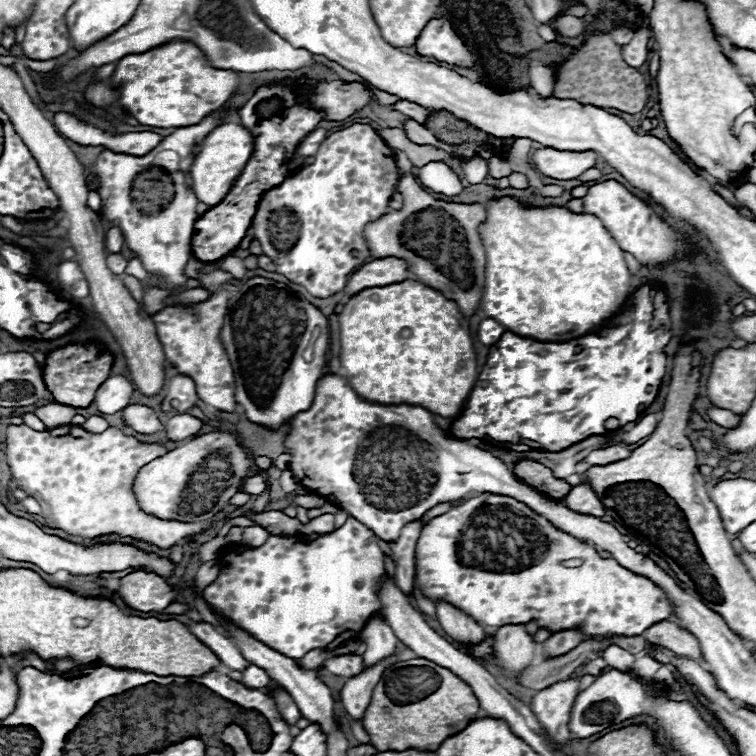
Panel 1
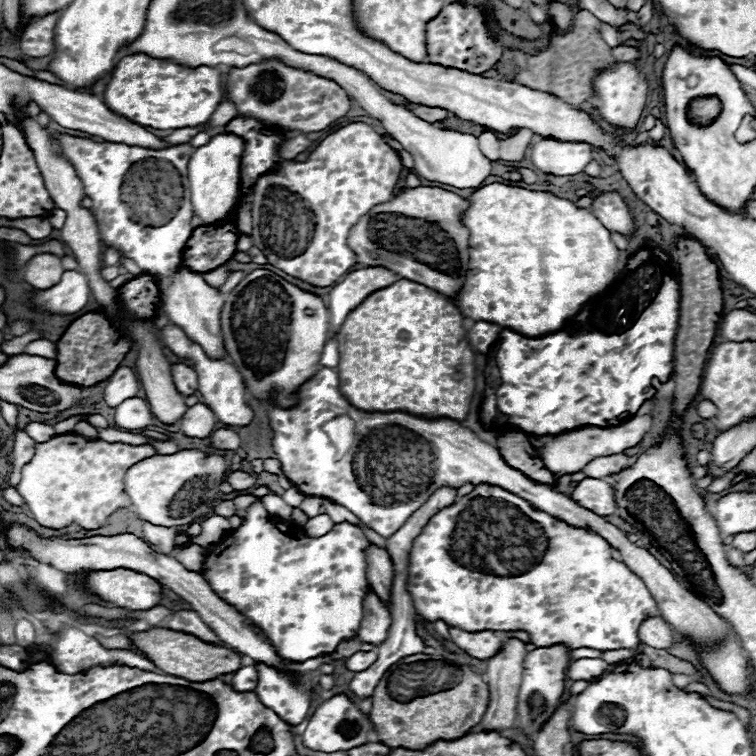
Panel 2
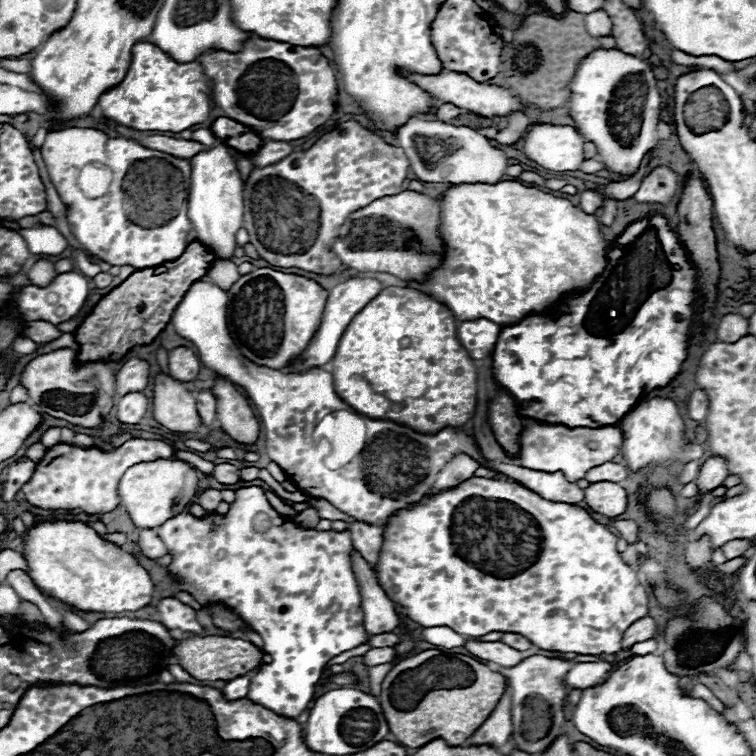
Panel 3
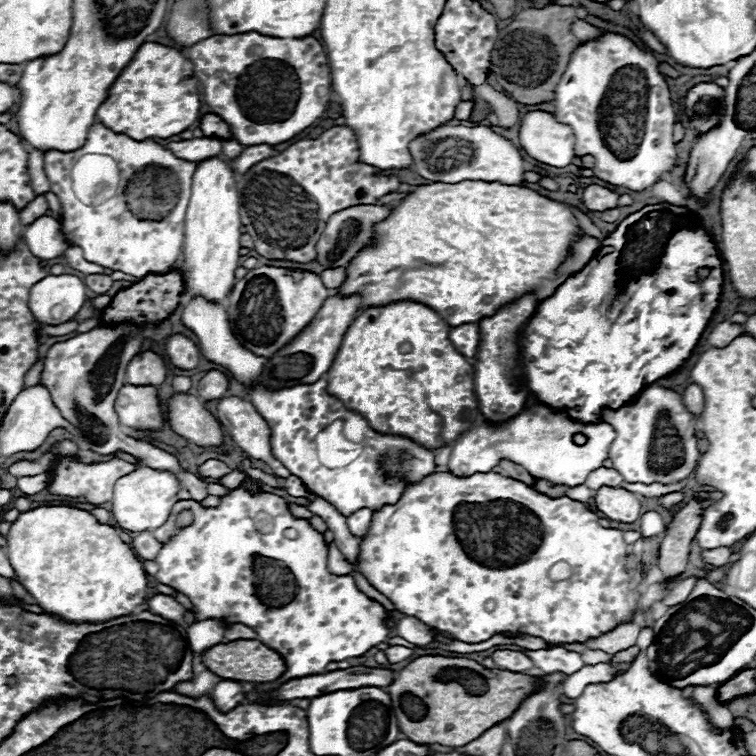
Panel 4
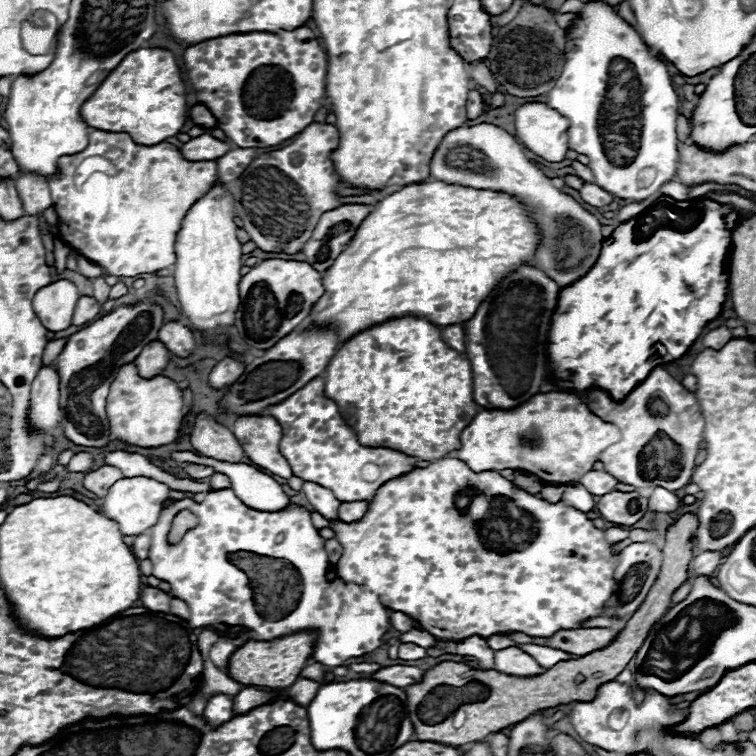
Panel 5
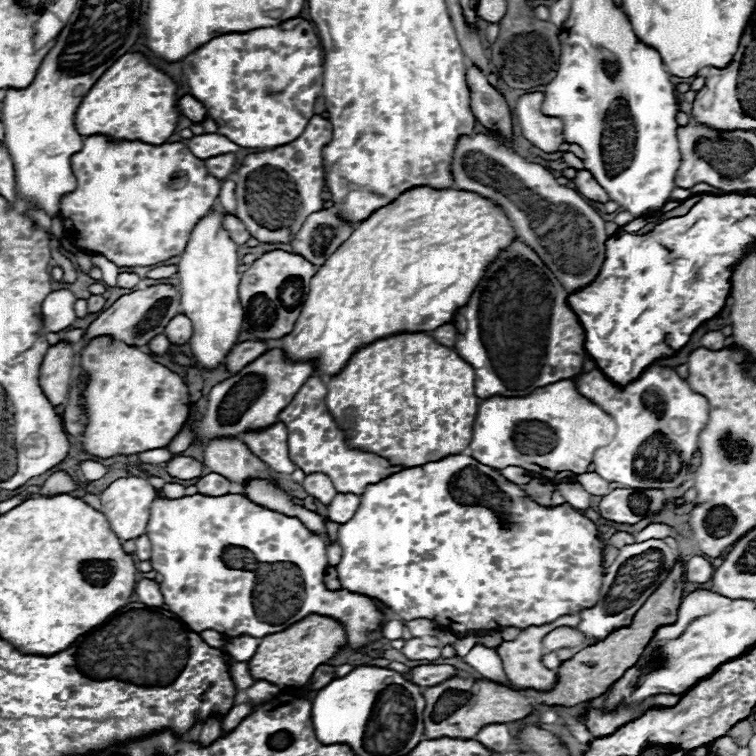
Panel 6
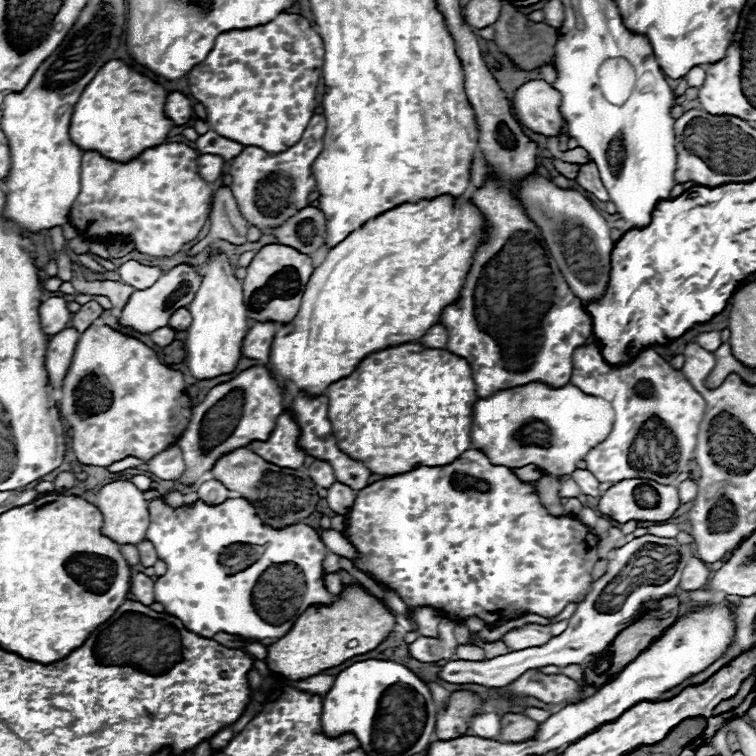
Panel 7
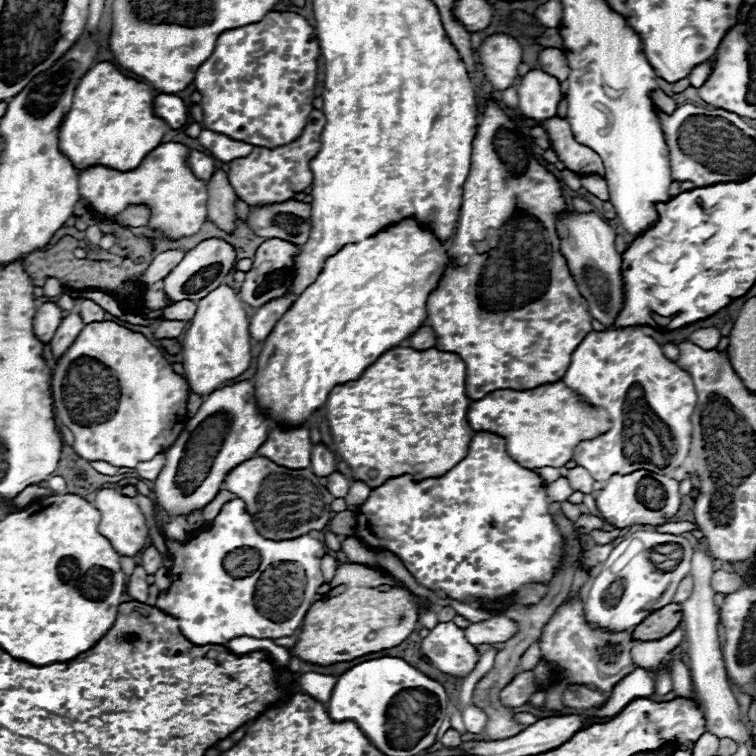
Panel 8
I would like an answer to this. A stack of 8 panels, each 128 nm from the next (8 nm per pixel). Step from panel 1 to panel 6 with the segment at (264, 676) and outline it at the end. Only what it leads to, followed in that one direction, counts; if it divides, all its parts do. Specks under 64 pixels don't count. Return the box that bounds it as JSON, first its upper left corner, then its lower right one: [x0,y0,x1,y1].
[200,716,222,746]

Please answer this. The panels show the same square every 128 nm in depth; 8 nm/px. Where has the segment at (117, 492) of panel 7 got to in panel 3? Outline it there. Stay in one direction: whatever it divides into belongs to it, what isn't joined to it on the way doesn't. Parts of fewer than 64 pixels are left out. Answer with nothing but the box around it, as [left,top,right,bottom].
[118,460,200,528]

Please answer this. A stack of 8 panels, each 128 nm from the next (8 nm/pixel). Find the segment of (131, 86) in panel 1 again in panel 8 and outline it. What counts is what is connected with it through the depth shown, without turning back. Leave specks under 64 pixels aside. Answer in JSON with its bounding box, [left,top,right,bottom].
[58,62,170,174]

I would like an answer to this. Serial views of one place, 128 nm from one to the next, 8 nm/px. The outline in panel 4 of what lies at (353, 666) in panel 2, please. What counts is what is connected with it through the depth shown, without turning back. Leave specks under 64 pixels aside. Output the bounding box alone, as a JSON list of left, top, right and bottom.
[384,646,414,664]

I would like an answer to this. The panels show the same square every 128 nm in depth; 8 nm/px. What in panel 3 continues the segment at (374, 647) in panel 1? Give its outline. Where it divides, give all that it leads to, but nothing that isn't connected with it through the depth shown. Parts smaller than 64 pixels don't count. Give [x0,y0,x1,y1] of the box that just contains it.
[350,550,398,634]

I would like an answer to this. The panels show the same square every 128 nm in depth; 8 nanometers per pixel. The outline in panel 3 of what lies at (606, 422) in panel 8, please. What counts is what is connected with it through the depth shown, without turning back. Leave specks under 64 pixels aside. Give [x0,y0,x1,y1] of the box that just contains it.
[432,420,622,494]

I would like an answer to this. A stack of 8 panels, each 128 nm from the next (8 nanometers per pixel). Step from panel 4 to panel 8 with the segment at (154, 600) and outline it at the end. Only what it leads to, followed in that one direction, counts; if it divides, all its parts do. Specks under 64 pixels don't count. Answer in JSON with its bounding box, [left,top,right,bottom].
[126,566,148,602]

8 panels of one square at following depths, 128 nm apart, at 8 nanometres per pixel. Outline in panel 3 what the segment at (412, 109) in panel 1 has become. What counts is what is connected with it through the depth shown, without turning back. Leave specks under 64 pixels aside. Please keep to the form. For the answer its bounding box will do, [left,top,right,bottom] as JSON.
[434,104,462,122]

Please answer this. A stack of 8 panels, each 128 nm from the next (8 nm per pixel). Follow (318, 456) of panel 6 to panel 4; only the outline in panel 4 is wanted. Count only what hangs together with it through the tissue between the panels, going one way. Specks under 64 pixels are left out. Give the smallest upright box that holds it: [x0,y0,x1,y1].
[250,378,436,516]

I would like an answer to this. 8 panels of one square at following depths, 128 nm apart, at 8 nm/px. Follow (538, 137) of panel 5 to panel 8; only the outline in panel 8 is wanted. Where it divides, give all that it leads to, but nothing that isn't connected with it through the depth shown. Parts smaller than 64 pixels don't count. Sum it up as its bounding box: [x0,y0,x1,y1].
[518,70,562,120]

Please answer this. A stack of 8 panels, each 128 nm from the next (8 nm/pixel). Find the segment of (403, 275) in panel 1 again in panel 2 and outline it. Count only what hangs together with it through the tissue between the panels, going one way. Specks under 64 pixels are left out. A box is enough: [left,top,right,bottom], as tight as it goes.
[328,266,398,336]

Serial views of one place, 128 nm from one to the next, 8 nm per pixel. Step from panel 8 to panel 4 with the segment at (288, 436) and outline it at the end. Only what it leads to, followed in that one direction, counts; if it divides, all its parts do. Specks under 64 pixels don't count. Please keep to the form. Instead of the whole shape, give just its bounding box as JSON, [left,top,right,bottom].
[218,396,290,478]

